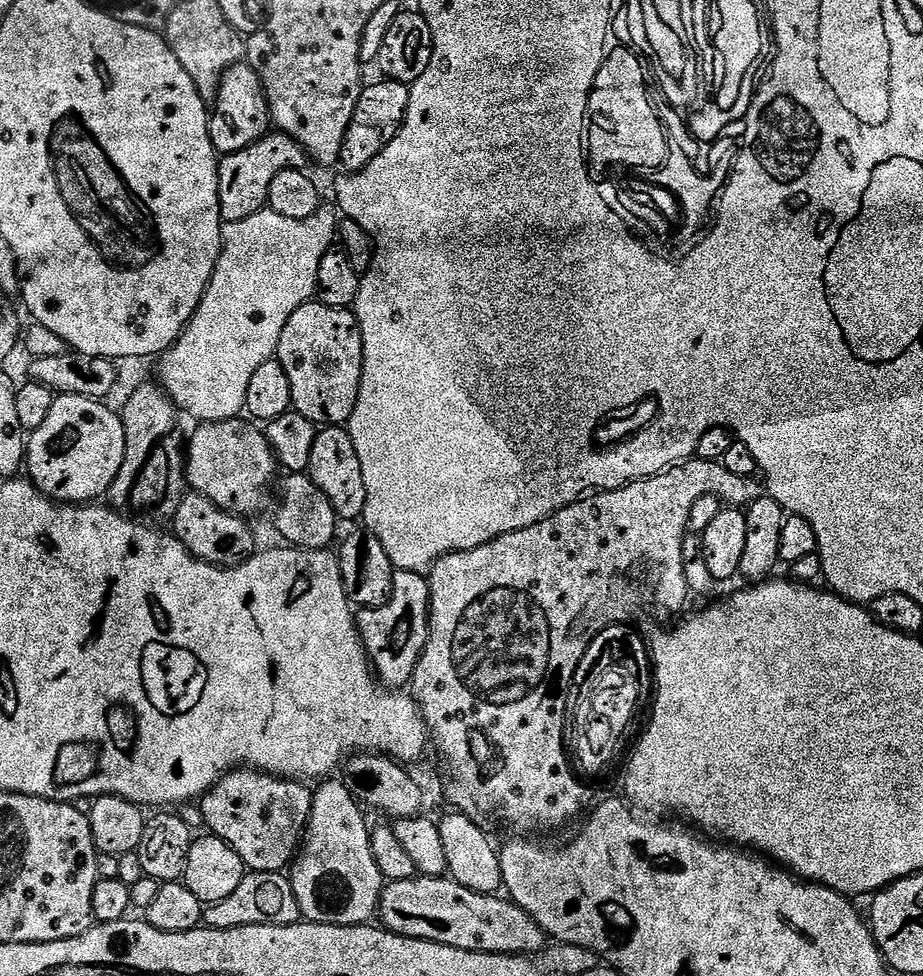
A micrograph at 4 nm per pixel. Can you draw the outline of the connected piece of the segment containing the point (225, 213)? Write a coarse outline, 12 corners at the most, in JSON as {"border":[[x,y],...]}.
{"border":[[272,130],[221,155],[220,218],[265,211],[282,170],[307,169],[304,147]]}

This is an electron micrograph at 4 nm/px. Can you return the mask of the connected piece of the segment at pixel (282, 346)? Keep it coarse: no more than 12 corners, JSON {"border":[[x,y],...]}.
{"border":[[309,302],[276,347],[292,408],[344,426],[364,373],[352,308]]}

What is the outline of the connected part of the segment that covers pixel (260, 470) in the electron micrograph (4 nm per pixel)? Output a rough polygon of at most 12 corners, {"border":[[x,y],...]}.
{"border":[[244,418],[204,422],[187,487],[252,518],[278,473]]}

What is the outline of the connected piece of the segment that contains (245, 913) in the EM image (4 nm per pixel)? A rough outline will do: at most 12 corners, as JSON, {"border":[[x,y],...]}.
{"border":[[245,871],[203,923],[218,930],[301,923],[284,872]]}

